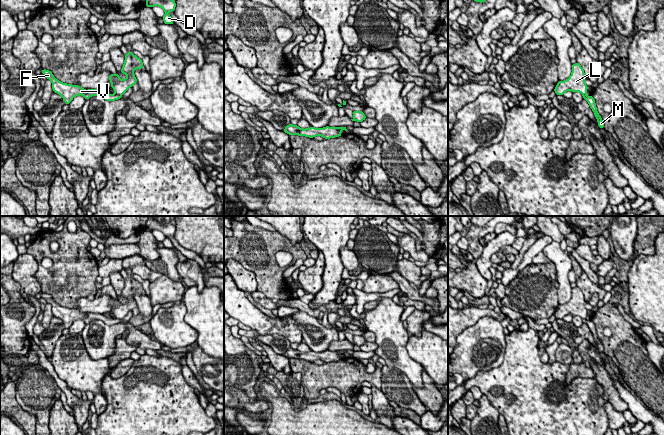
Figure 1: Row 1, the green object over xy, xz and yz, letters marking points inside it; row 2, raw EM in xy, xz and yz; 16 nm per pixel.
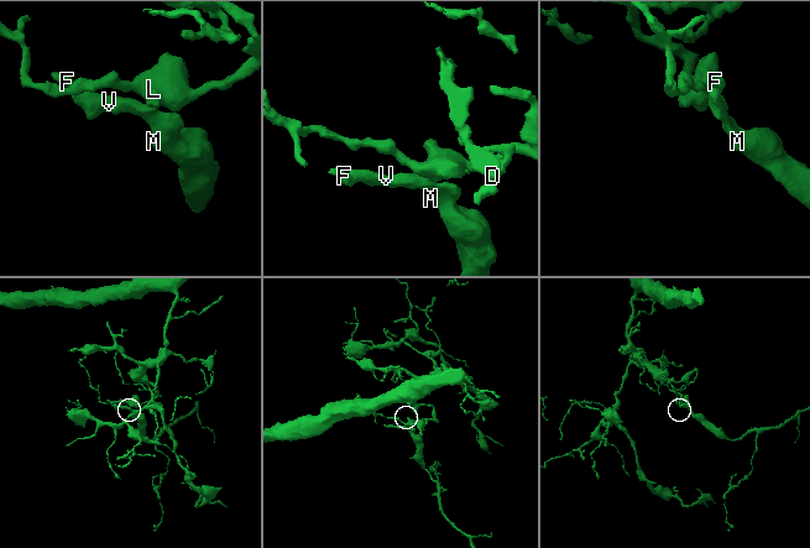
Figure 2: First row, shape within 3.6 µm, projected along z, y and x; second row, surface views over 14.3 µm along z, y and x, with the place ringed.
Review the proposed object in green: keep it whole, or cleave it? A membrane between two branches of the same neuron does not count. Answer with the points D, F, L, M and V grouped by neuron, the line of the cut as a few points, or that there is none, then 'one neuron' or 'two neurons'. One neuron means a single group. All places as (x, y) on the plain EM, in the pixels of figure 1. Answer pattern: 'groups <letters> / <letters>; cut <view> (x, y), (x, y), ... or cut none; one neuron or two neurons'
groups D L / F M V; cut xy (116, 317), (120, 320); two neurons

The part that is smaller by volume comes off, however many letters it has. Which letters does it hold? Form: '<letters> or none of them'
F, M, V

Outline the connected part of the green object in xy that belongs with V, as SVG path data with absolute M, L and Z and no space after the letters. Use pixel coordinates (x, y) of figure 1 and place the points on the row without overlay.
M42 293L42 298L44 298L46 302L52 306L53 315L62 320L65 328L70 328L72 323L78 319L82 319L85 324L88 324L91 320L100 320L107 325L114 325L121 322L120 319L107 318L105 315L100 313L86 314L85 312L81 312L78 309L62 307L53 300L51 295L46 293Z

